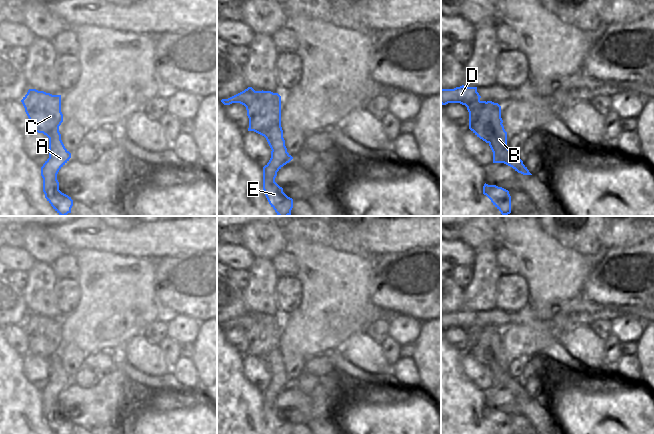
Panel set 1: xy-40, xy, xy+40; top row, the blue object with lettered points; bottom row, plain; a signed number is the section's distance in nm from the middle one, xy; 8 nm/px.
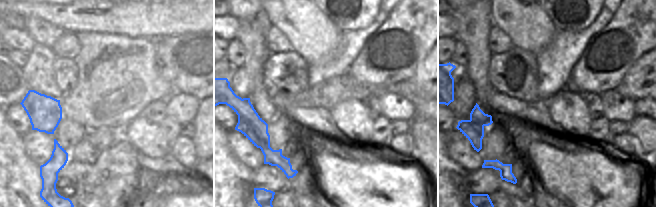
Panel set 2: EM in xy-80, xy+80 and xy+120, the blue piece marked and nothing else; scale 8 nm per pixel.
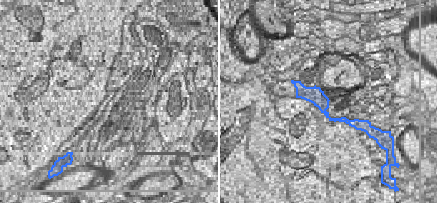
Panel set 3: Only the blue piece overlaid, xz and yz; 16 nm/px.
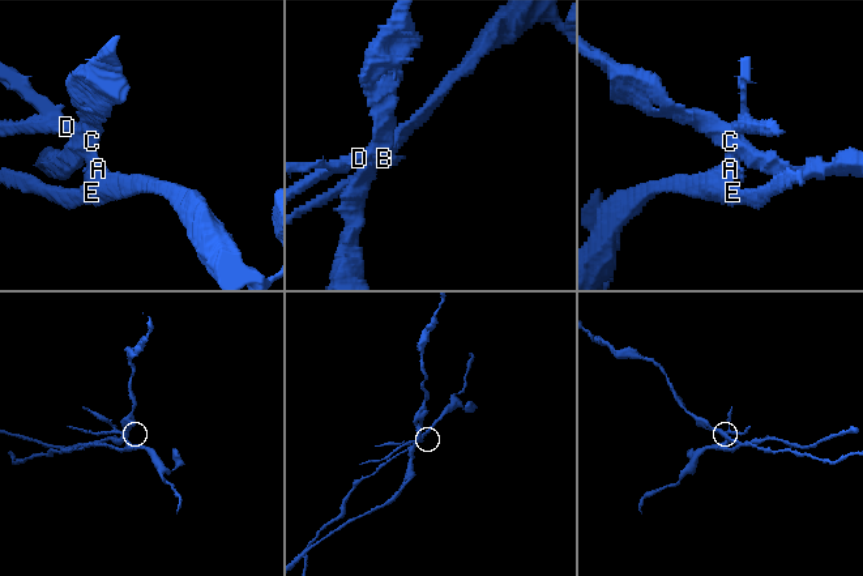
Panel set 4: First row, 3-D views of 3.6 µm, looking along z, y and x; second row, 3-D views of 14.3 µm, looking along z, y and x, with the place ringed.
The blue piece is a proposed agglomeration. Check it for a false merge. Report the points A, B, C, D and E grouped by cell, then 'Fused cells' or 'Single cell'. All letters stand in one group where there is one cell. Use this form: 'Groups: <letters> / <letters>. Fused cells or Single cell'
Groups: A C D E / B. Fused cells.

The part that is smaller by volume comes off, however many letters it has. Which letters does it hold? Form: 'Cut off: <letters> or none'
Cut off: B

